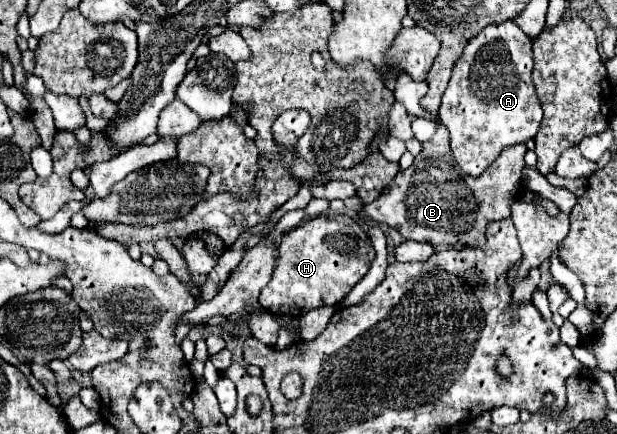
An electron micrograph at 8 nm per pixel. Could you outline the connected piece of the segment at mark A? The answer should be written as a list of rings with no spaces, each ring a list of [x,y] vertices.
[[[514,21],[494,23],[482,29],[468,41],[462,57],[454,63],[438,119],[450,131],[450,147],[458,167],[470,177],[482,175],[504,147],[526,143],[538,133],[542,105],[530,75],[532,39]]]

